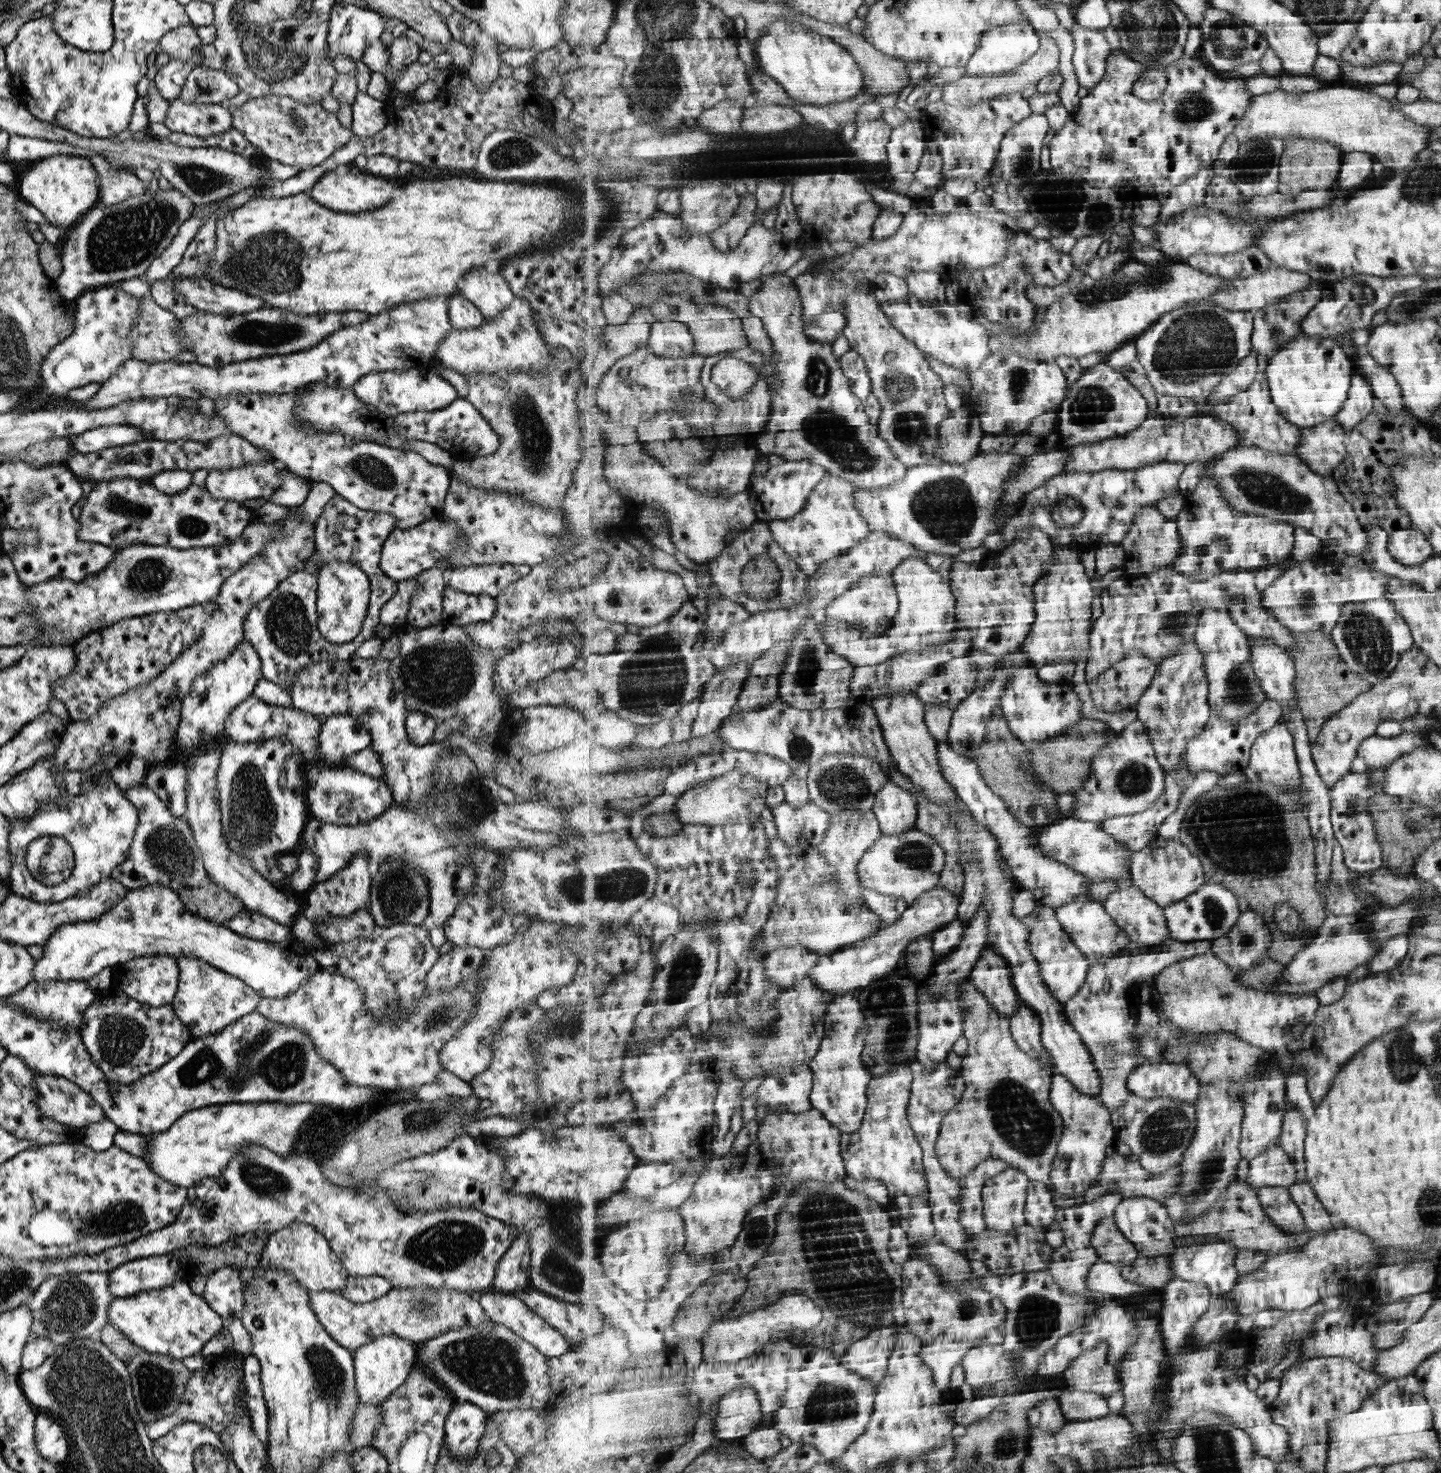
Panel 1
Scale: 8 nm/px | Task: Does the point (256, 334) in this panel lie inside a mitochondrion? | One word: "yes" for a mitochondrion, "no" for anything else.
yes

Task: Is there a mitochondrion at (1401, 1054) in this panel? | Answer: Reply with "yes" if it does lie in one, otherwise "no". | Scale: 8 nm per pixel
yes

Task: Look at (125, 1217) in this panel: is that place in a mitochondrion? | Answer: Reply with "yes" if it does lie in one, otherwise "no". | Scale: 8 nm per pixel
yes

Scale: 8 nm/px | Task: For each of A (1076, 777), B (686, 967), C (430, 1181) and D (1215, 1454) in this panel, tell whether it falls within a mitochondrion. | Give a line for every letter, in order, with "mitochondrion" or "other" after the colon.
A: other
B: mitochondrion
C: mitochondrion
D: mitochondrion

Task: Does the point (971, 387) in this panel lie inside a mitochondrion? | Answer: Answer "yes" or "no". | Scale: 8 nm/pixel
no

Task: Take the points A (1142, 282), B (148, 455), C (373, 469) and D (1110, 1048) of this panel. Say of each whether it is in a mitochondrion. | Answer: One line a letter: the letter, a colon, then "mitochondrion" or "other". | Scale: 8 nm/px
A: mitochondrion
B: other
C: mitochondrion
D: mitochondrion

